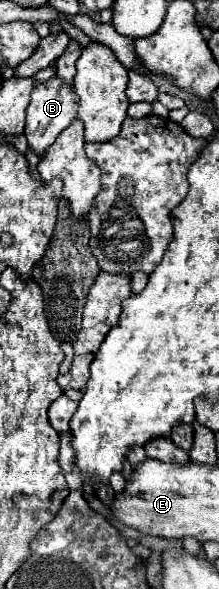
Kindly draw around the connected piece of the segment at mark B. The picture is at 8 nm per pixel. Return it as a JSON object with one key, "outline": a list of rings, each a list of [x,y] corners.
{"outline":[[[60,77],[36,85],[32,91],[30,107],[26,111],[26,129],[24,129],[30,149],[34,149],[42,157],[42,153],[56,141],[60,131],[64,131],[76,119],[76,111],[78,111],[78,95],[74,93],[74,85],[64,83]]]}

